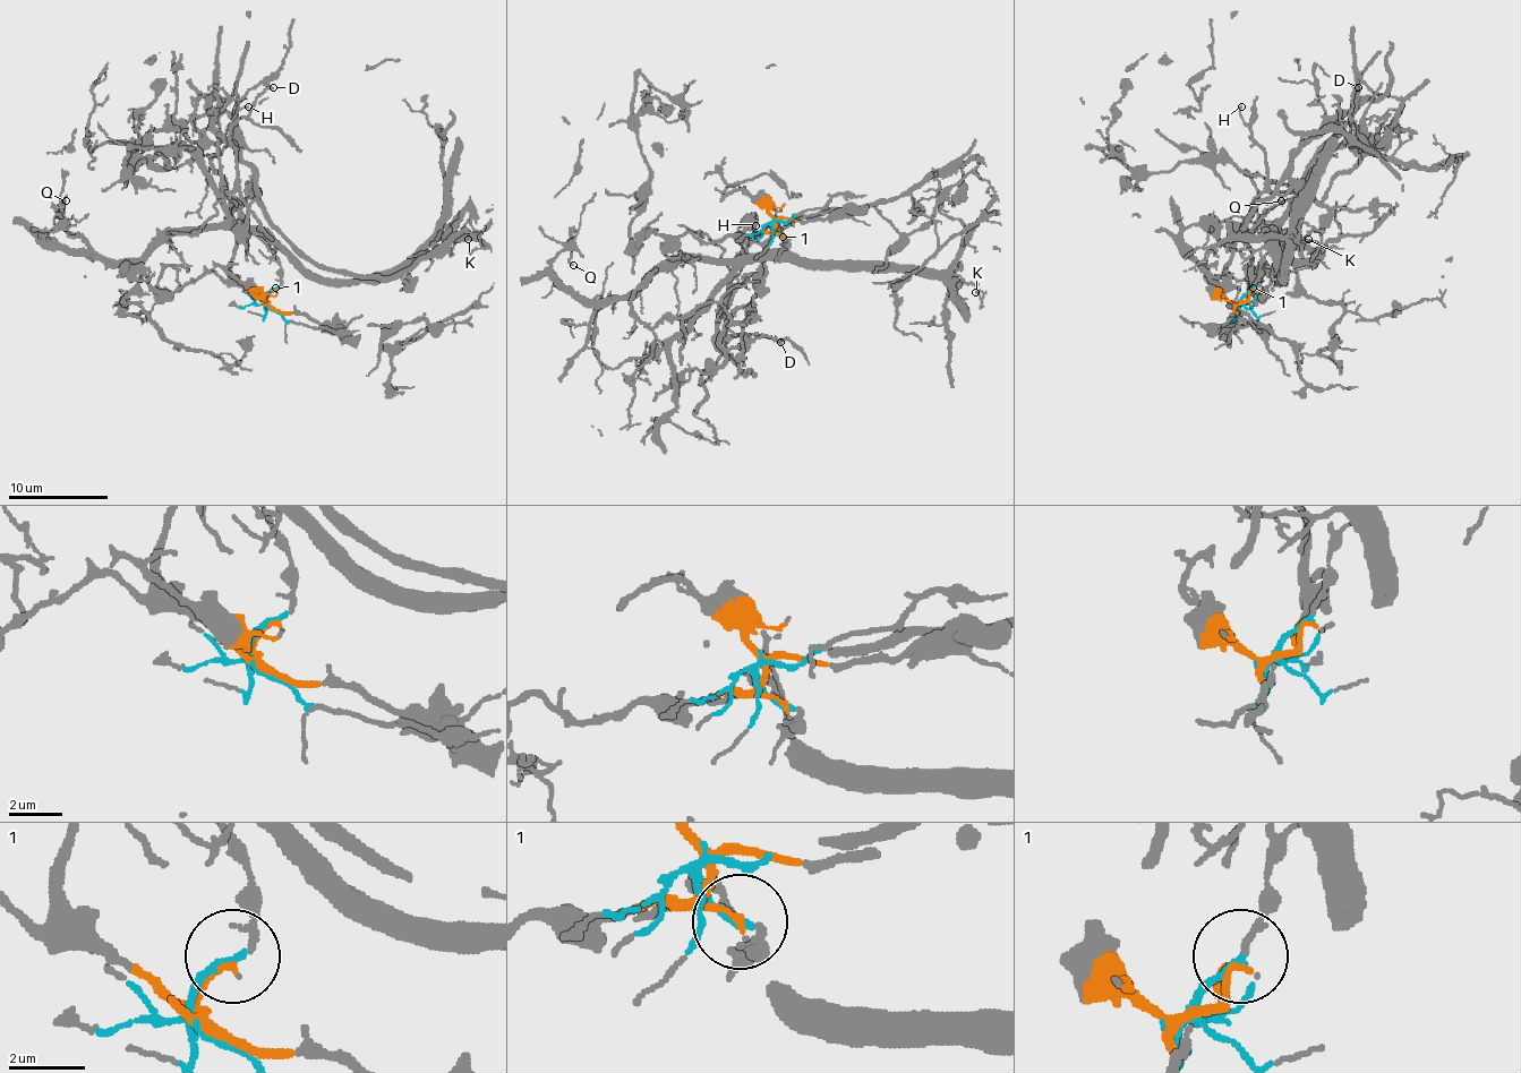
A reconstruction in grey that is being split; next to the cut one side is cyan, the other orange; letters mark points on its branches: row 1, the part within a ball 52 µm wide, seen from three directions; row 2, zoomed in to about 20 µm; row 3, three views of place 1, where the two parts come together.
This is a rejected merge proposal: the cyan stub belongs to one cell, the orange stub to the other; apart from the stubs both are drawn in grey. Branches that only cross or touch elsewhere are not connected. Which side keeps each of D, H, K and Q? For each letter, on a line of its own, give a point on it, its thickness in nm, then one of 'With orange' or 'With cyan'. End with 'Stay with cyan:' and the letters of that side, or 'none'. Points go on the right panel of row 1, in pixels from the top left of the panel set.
D: Place: (1358, 87). Thickness 200 nm. With orange
H: Place: (1241, 106). Thickness 100 nm. With orange
K: Place: (1308, 239). Thickness 90 nm. With cyan
Q: Place: (1281, 200). Thickness 110 nm. With cyan
Stay with cyan: K, Q

